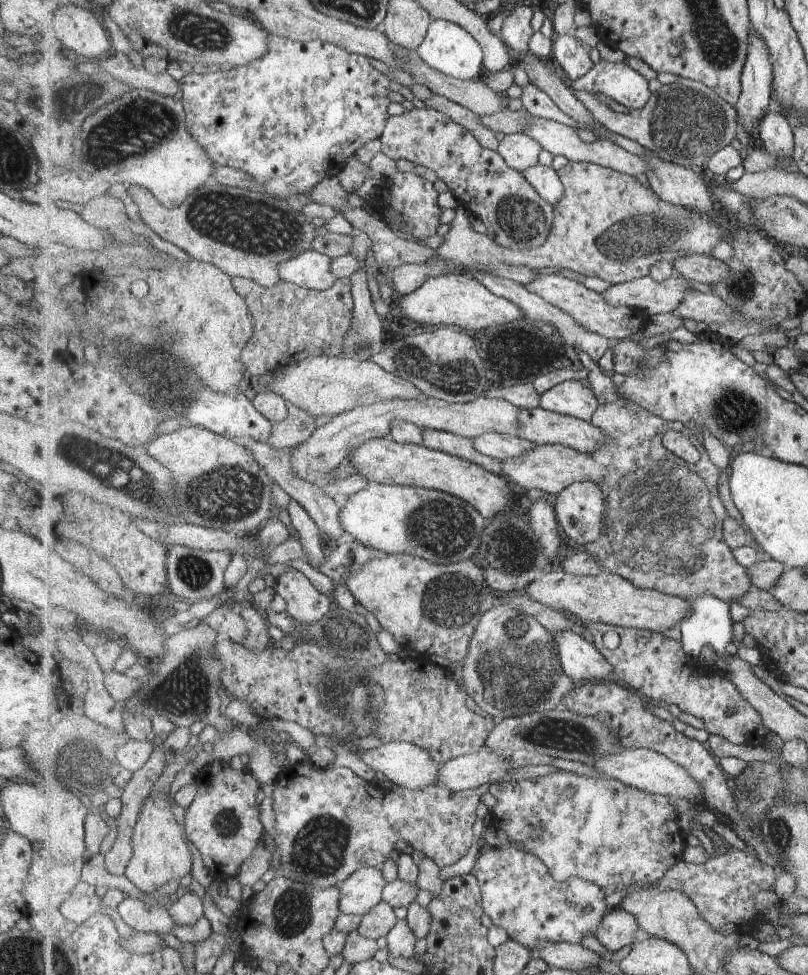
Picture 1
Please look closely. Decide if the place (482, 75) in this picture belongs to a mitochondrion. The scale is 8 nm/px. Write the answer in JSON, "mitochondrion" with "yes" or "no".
{"mitochondrion":"no"}

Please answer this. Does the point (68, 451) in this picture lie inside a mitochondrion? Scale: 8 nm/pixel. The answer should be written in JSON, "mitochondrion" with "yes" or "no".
{"mitochondrion":"no"}

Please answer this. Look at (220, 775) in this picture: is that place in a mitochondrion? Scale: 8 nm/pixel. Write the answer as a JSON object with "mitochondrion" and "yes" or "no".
{"mitochondrion":"no"}

